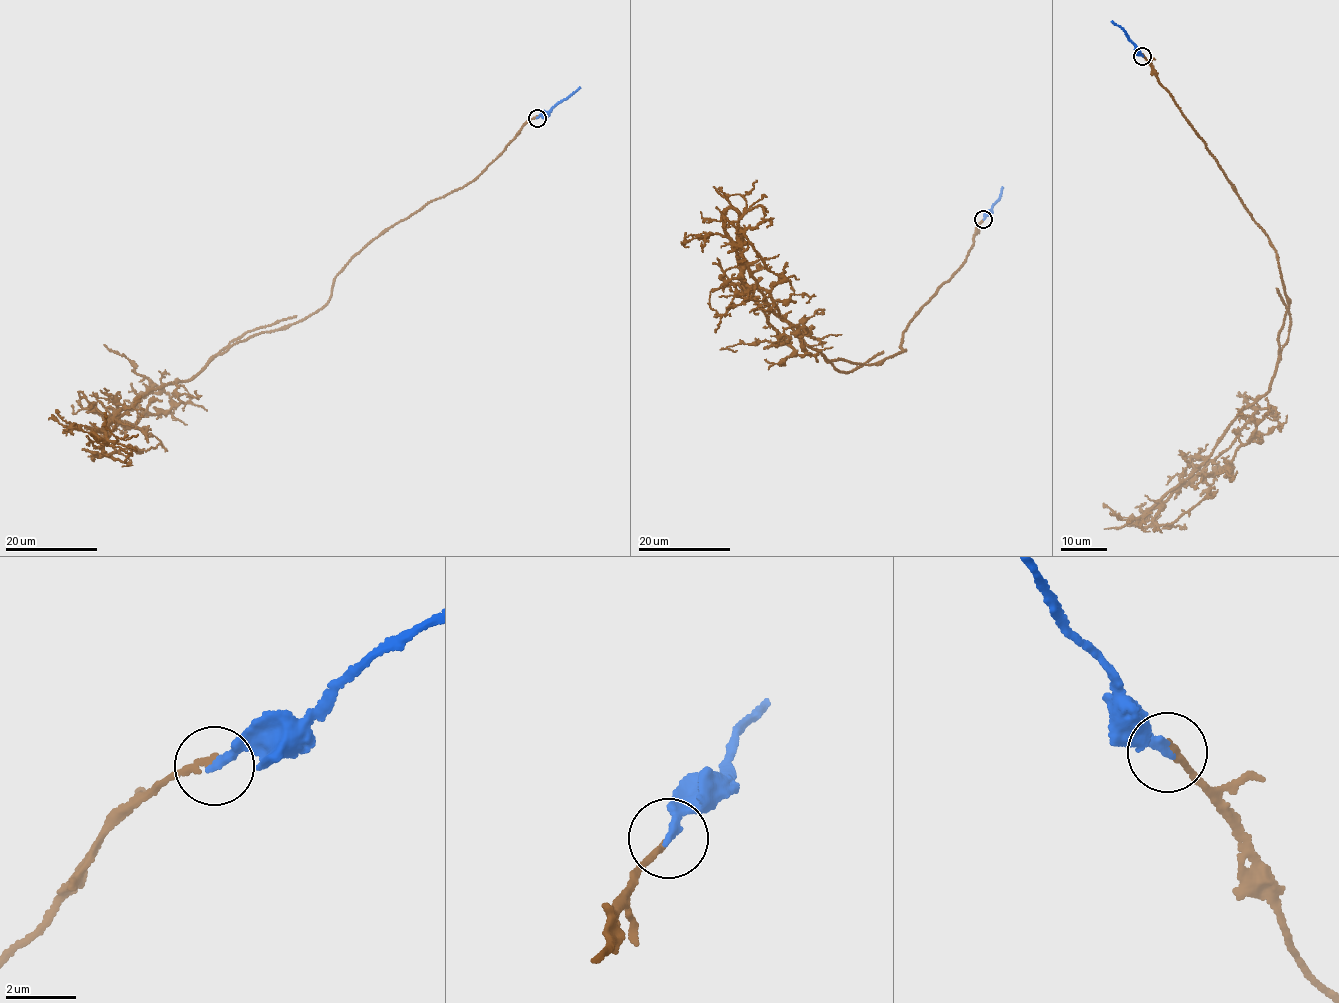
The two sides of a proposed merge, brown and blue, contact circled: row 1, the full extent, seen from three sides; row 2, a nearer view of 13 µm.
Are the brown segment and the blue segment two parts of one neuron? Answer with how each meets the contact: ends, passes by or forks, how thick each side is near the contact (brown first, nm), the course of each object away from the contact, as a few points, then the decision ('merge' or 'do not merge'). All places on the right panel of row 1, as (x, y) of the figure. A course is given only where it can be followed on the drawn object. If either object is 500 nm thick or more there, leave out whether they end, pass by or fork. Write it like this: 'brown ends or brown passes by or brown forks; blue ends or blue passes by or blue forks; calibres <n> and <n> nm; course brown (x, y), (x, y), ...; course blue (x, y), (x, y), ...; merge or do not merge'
brown ends; blue ends; calibres 180 and 240 nm; course brown (1143, 56), (1265, 231), (1288, 306), (1267, 391), (1183, 480), (1229, 447), (1254, 413), (1245, 392); course blue (1142, 56), (1122, 28), (1111, 21); merge

